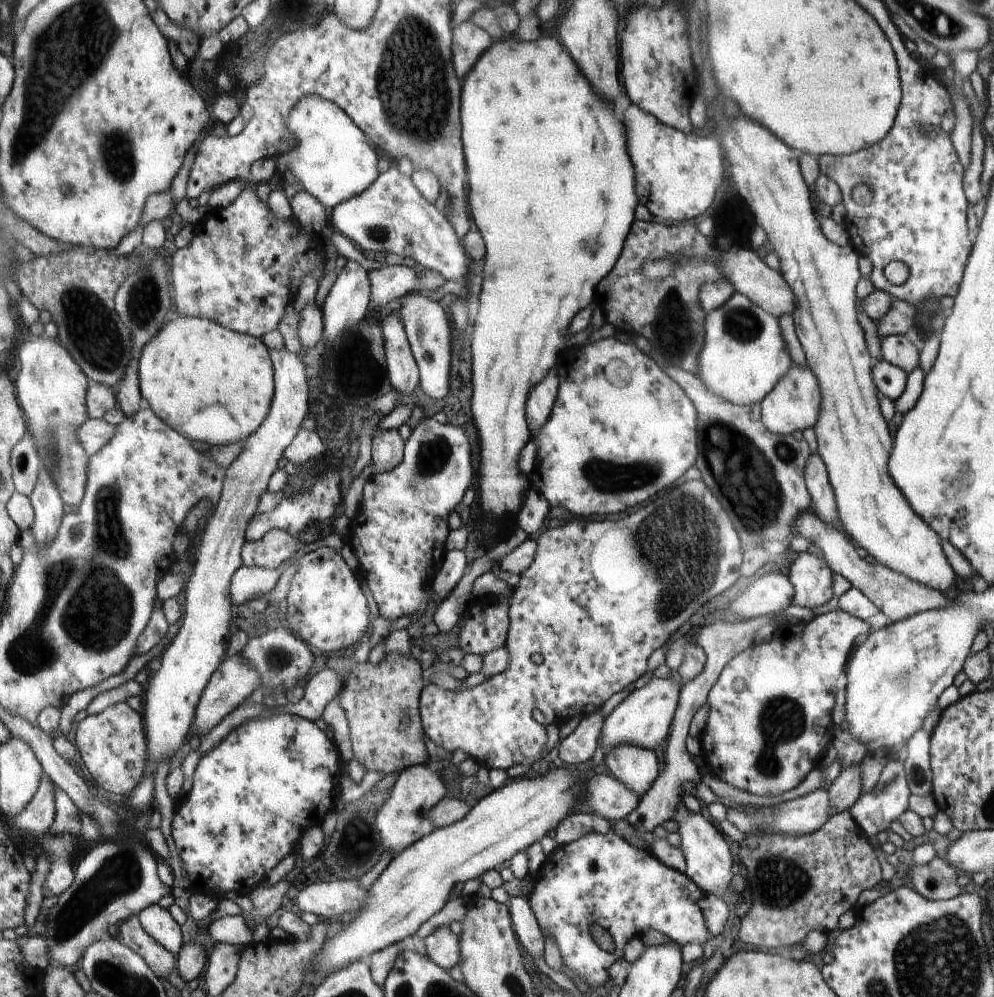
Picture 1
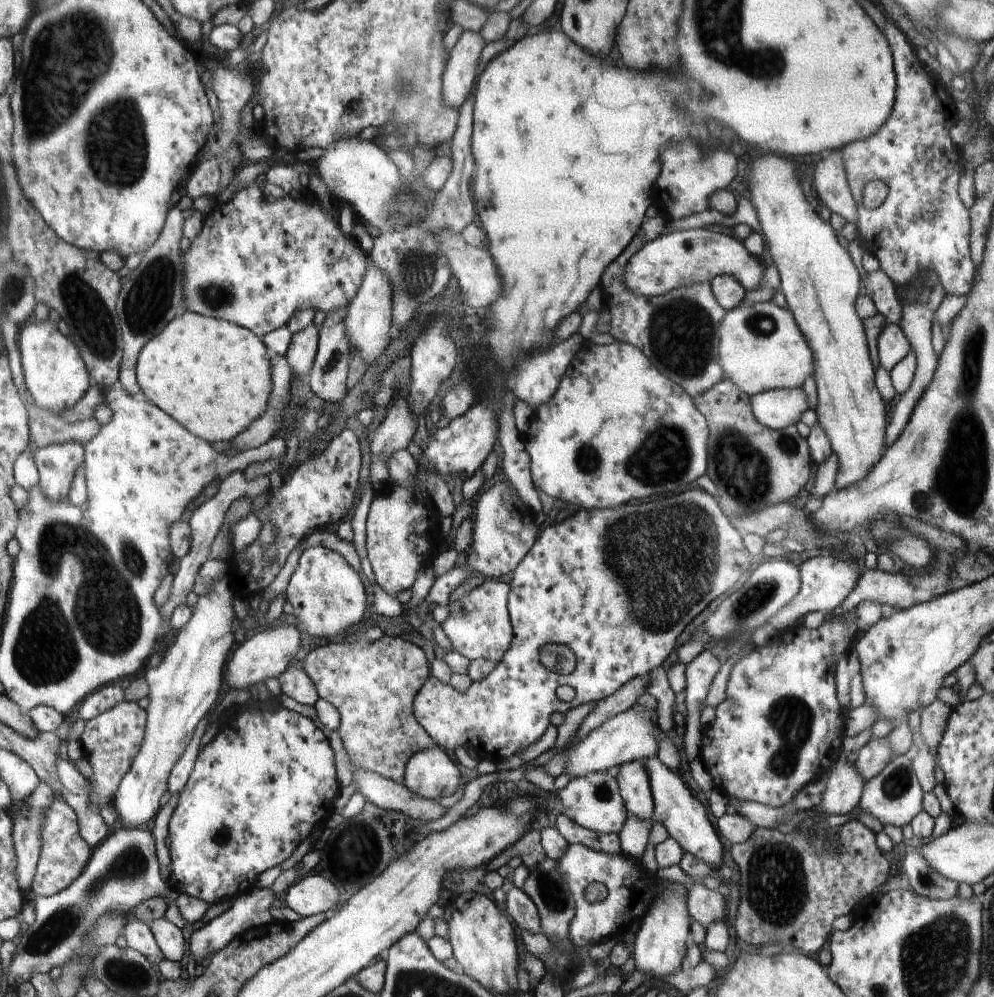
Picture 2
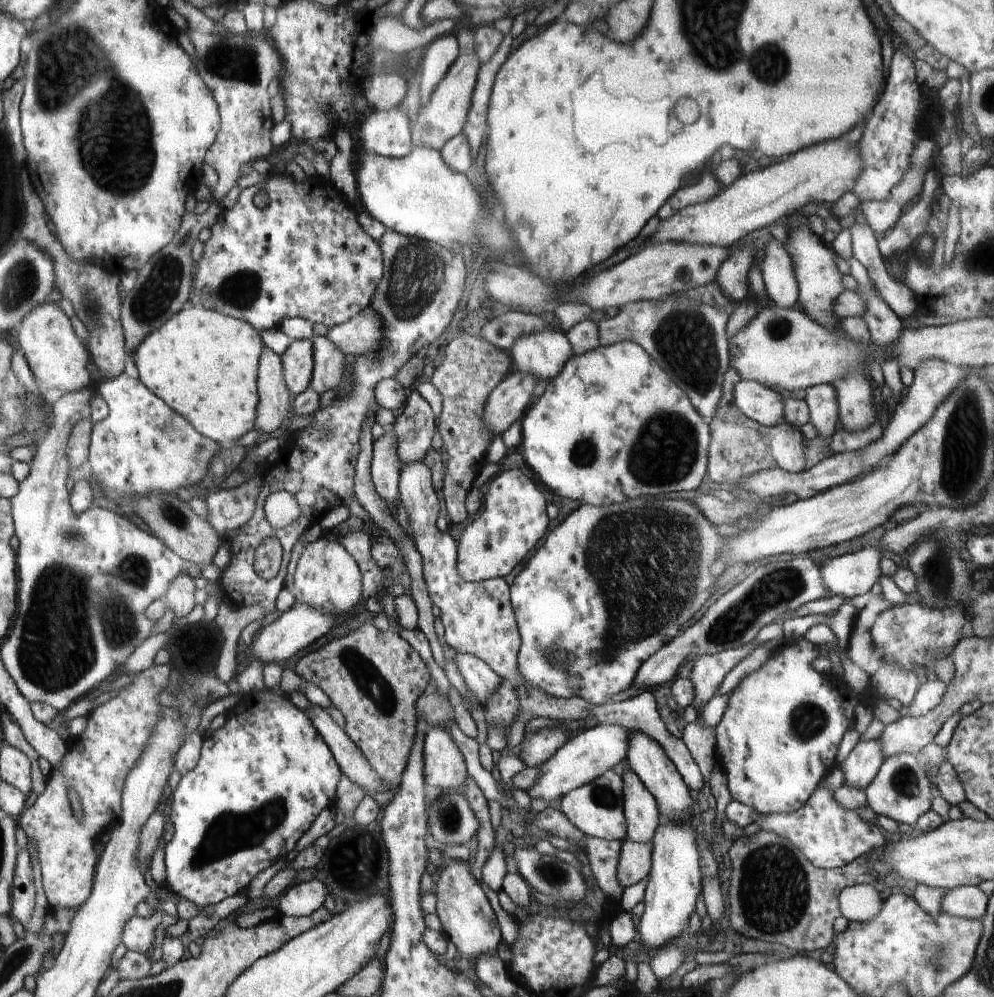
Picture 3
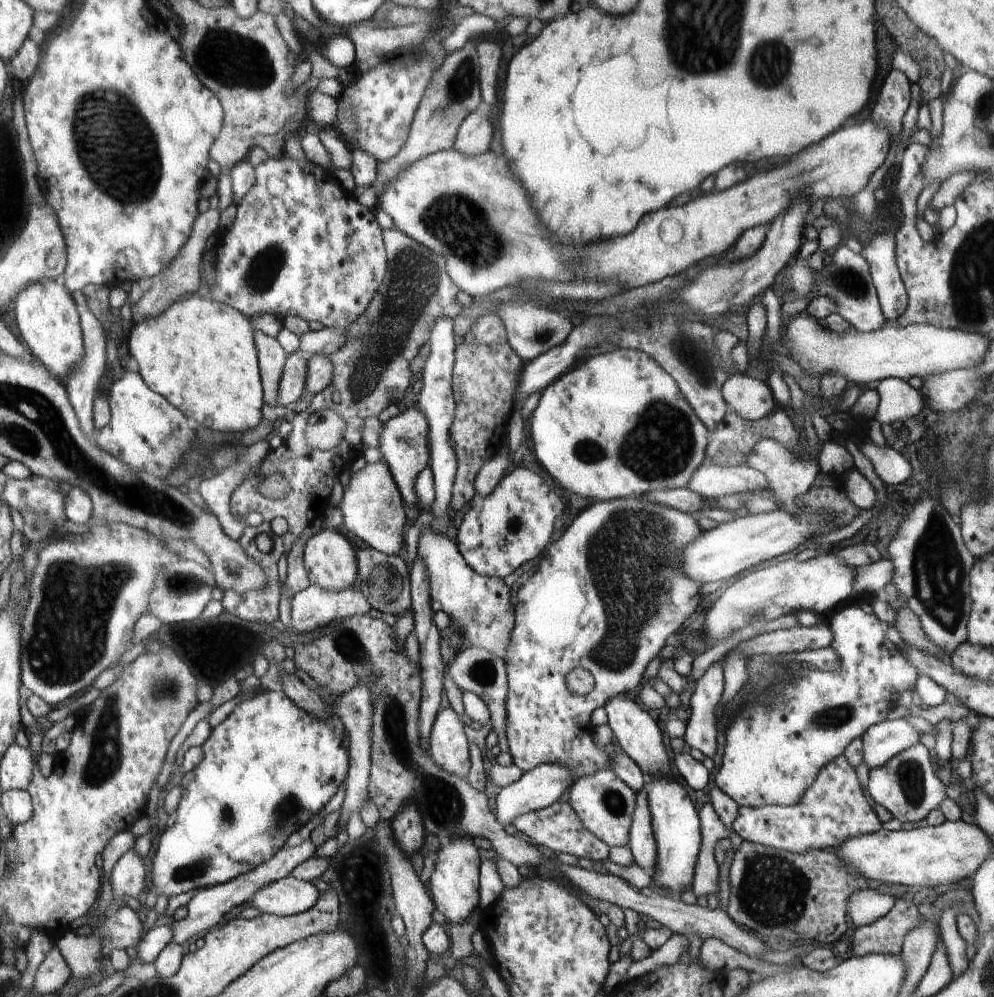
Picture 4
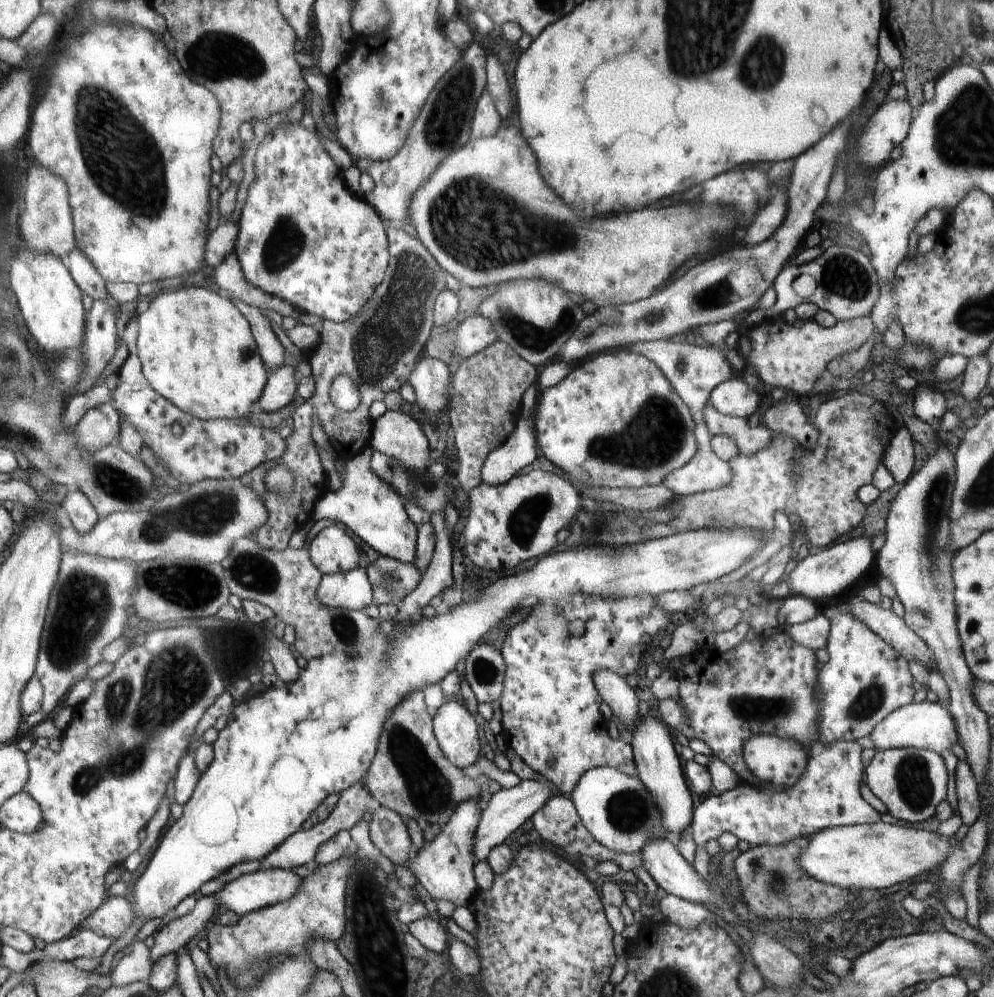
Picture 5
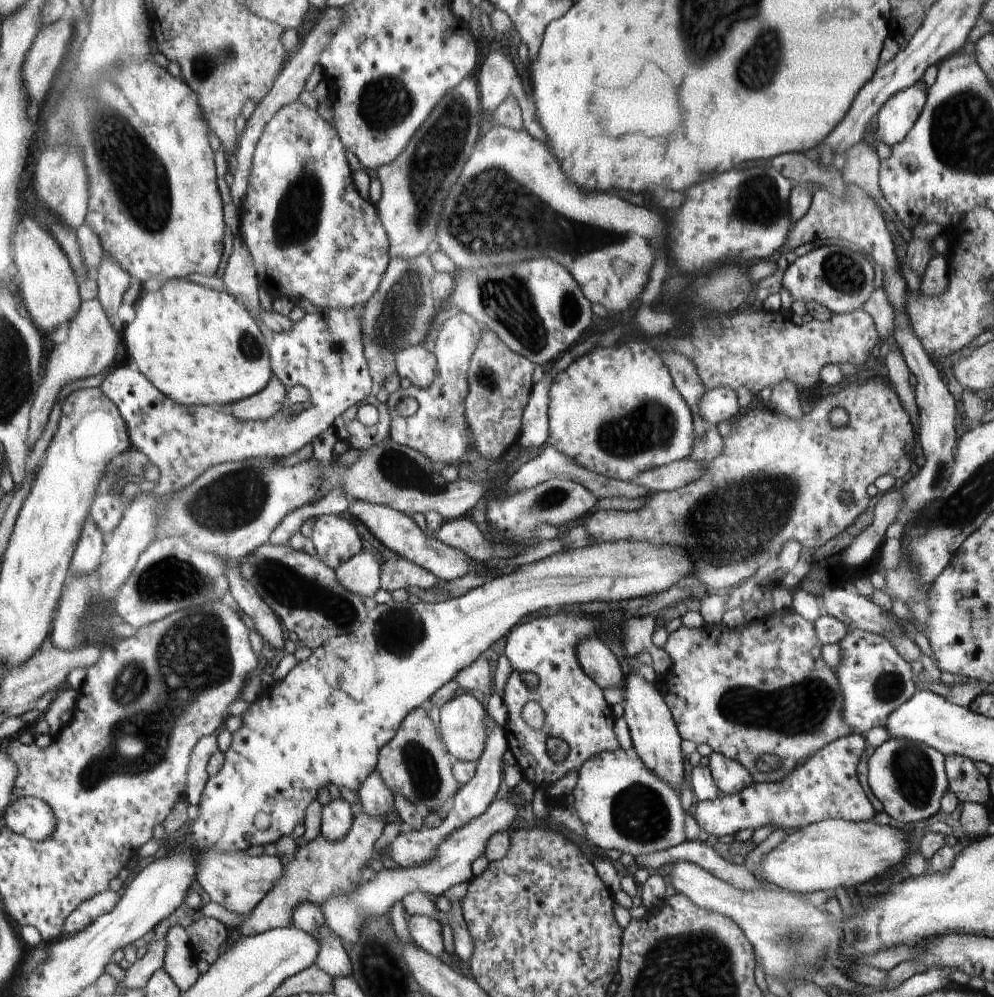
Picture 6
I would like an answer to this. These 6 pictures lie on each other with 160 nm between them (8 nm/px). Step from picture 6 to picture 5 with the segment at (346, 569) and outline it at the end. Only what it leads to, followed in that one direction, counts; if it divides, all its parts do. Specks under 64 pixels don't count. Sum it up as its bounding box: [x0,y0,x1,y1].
[315,569,374,612]

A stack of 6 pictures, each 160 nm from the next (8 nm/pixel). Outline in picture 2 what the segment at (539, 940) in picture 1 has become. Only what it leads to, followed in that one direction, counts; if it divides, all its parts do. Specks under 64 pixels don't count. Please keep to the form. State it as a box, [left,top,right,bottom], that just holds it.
[504,885,541,935]

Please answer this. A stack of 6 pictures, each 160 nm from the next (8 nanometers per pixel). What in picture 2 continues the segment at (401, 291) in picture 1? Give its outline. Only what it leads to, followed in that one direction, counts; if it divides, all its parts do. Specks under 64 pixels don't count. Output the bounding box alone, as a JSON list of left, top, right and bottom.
[344,256,391,365]

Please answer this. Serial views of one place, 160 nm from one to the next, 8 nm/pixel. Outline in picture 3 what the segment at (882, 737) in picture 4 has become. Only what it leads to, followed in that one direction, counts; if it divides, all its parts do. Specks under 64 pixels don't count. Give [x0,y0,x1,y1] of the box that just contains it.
[839,740,883,790]

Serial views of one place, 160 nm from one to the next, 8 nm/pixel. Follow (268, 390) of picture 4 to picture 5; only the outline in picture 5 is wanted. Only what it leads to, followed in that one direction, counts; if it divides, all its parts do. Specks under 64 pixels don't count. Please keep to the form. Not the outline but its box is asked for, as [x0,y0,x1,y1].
[233,299,286,373]

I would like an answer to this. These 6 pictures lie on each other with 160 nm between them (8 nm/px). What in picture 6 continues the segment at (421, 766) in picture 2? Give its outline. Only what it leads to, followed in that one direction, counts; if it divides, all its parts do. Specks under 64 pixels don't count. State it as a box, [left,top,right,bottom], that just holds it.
[440,691,486,762]

